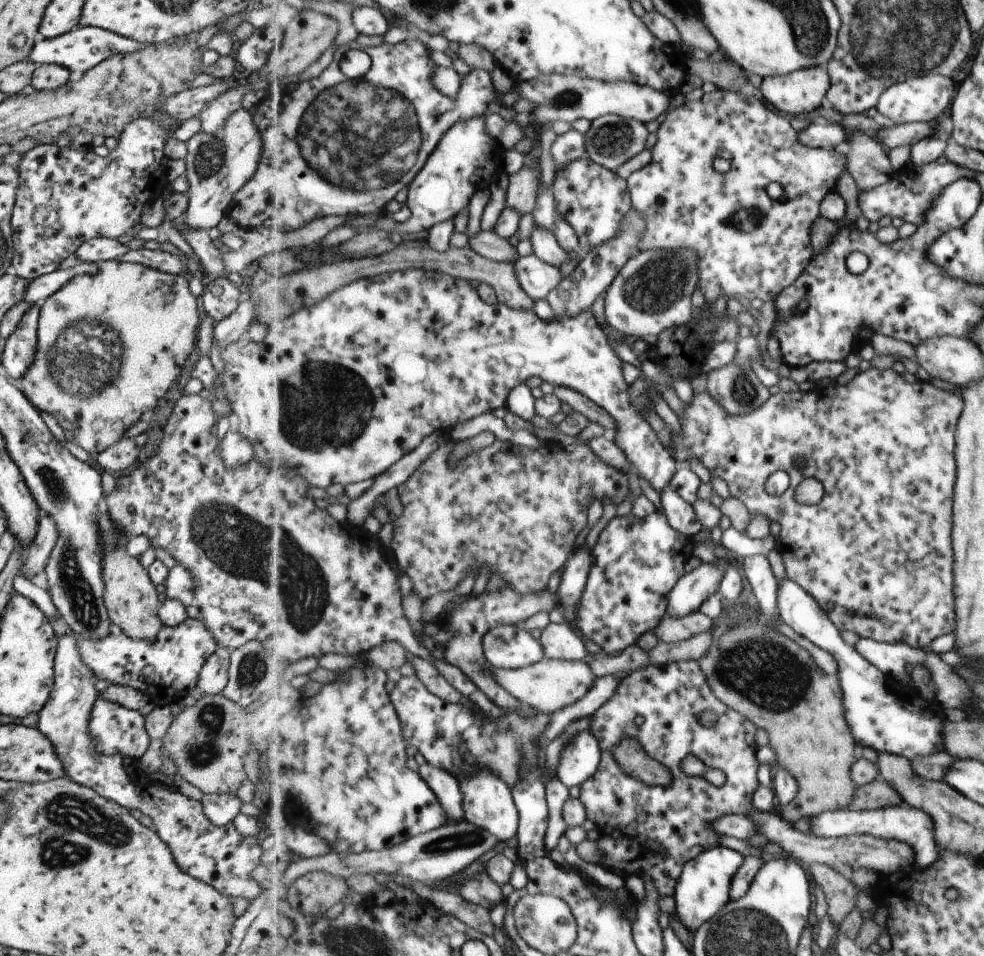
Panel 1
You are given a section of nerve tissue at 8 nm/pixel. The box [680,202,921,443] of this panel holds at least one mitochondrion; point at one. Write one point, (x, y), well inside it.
(744, 393)

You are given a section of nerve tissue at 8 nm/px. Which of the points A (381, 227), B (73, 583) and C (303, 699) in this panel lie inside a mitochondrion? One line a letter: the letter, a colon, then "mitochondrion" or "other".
A: other
B: mitochondrion
C: other

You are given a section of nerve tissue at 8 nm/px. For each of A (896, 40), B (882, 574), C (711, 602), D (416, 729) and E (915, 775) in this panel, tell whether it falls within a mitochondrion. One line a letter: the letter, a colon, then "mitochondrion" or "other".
A: mitochondrion
B: mitochondrion
C: other
D: other
E: other

